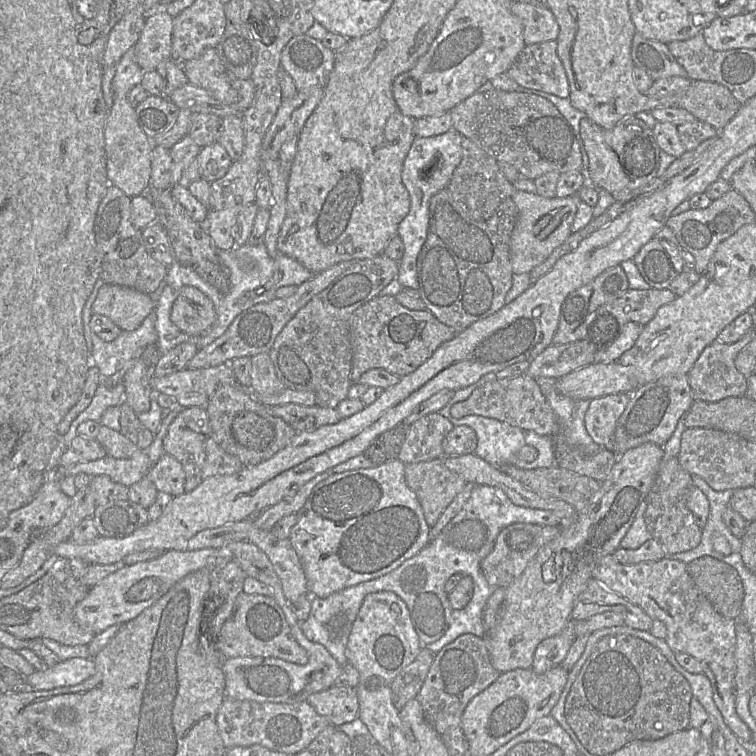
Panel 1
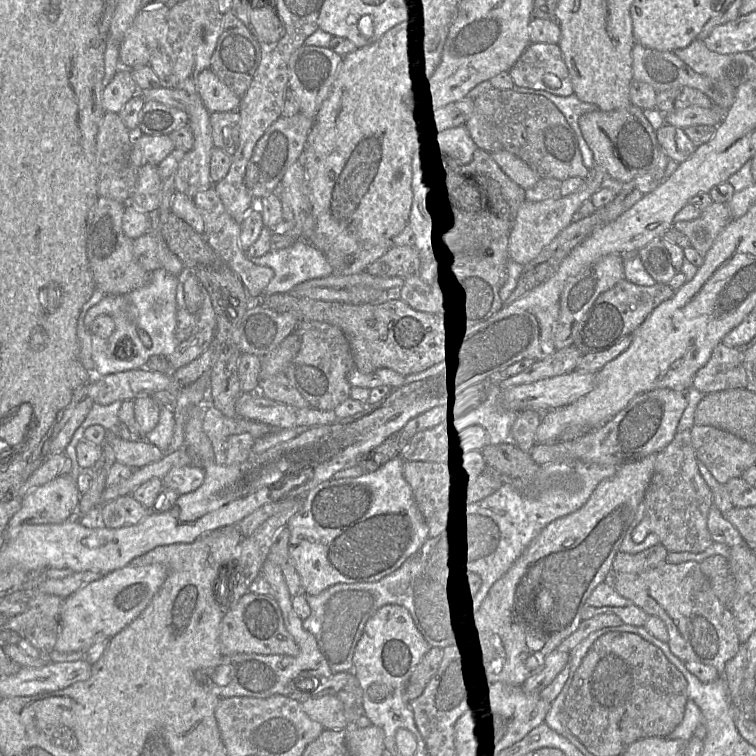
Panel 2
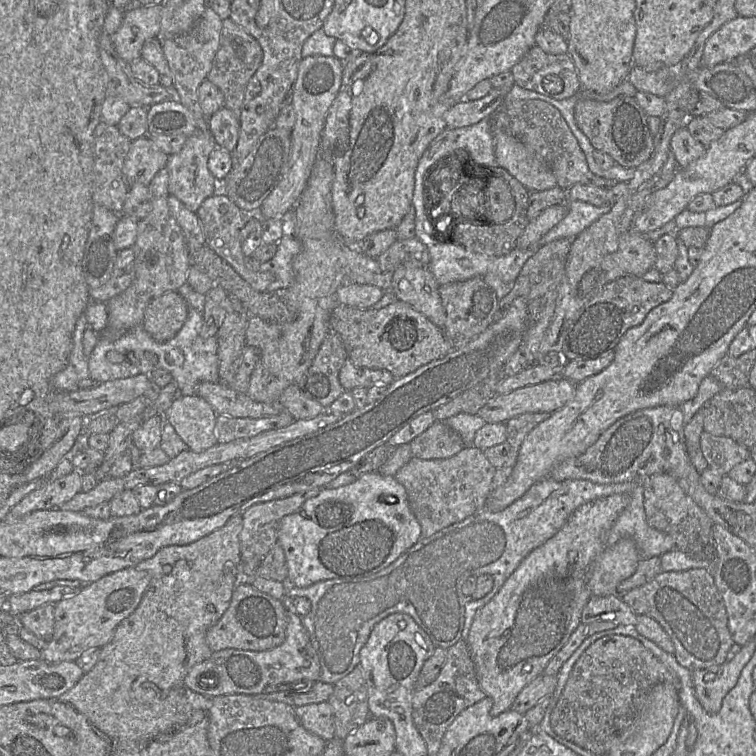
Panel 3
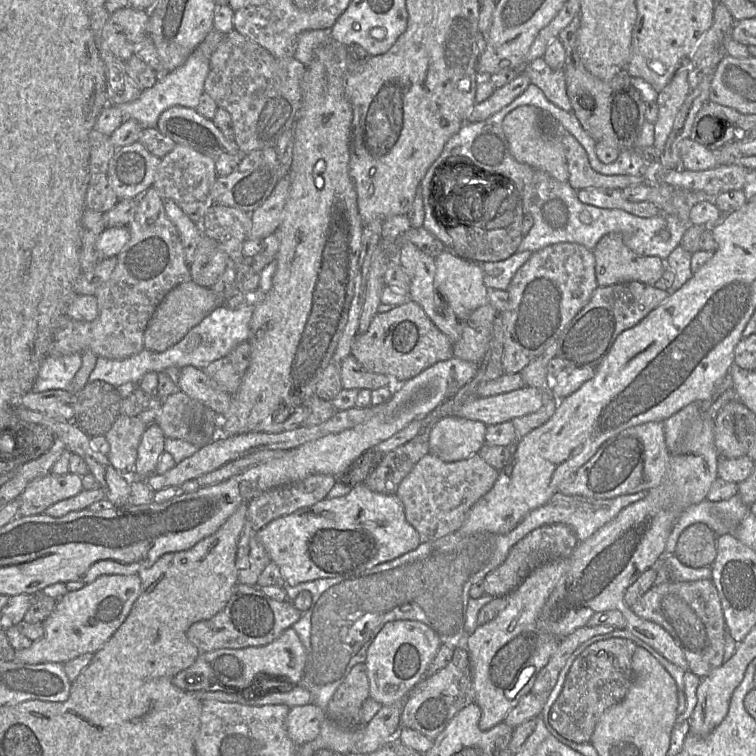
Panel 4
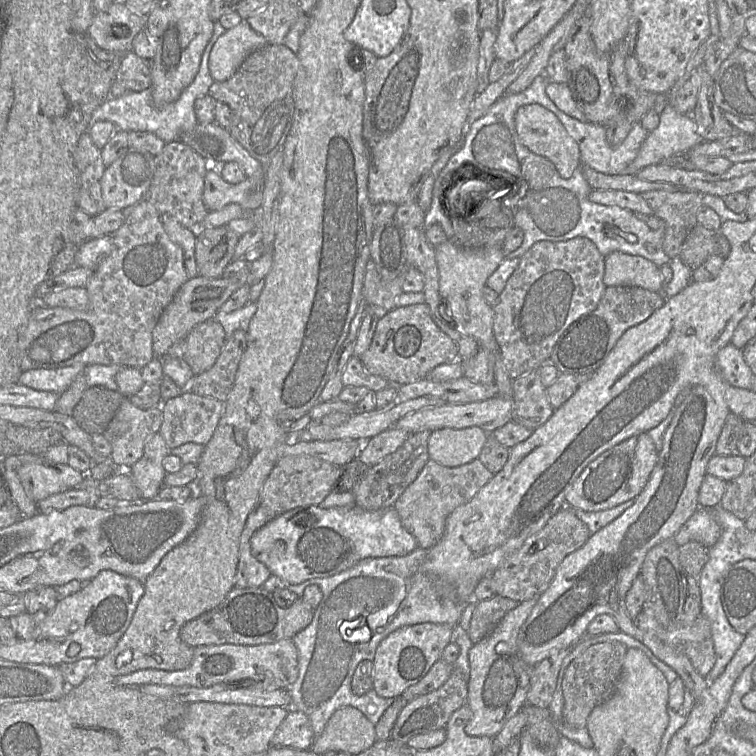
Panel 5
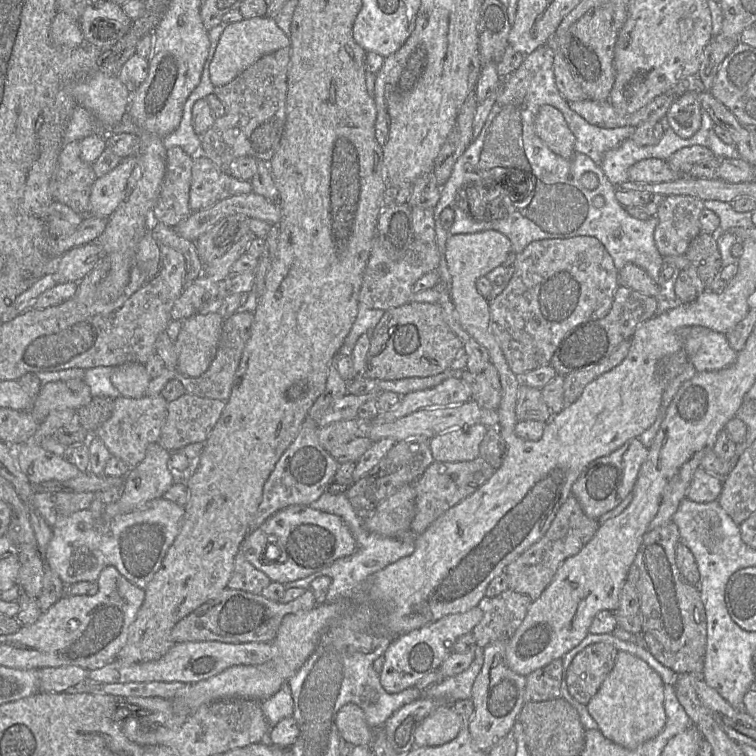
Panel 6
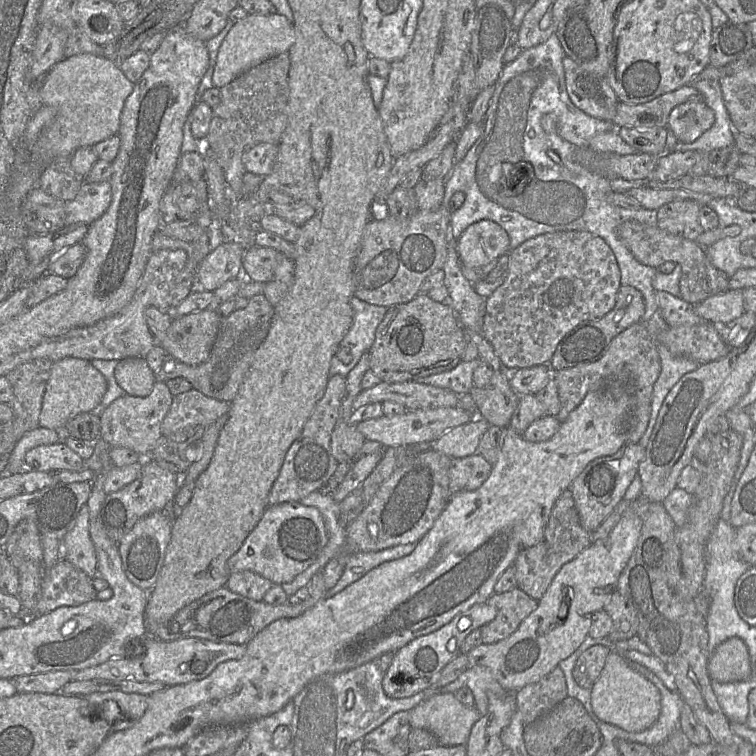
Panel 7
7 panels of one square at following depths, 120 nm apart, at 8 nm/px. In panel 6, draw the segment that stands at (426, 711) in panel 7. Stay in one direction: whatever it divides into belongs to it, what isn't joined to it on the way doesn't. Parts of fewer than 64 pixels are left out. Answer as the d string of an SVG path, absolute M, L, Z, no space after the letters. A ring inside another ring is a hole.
M453 704L442 705L429 714L415 731L415 747L444 745L457 737L462 717L454 711Z

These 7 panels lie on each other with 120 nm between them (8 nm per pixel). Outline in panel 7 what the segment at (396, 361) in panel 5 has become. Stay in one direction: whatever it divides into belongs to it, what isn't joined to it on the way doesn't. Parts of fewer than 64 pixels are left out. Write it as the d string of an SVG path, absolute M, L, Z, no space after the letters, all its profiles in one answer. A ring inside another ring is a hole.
M420 293L411 301L387 308L379 324L369 354L369 369L388 383L416 381L455 368L461 361L468 342L467 333L461 326L448 302L436 302L427 293Z

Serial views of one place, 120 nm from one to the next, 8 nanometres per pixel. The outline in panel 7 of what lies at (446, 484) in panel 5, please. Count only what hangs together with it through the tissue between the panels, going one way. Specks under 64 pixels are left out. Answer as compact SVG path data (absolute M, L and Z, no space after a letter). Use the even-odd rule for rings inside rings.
M475 453L462 459L452 459L449 468L451 495L460 491L474 491L488 478L492 465Z

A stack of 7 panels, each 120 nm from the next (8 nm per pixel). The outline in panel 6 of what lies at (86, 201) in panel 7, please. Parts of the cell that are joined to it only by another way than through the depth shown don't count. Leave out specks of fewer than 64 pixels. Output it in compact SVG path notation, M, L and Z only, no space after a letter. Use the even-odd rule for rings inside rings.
M129 156L95 180L90 194L89 215L108 218L114 213L128 194L128 180L136 167L137 157Z

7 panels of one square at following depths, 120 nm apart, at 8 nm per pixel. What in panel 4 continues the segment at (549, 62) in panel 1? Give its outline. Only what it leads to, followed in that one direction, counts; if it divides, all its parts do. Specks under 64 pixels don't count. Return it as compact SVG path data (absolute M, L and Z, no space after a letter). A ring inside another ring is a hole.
M539 57L523 65L521 73L527 74L531 84L538 86L550 102L572 112L566 91L564 68L553 69L547 65L543 57Z

